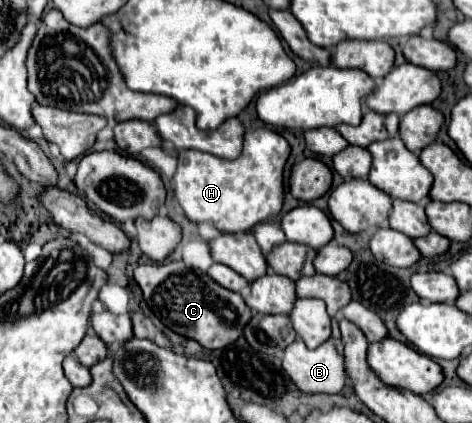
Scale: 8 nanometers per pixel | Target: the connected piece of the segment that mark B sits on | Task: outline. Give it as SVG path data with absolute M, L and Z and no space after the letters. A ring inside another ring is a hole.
M295 340L285 348L283 356L283 370L291 376L291 380L297 384L301 392L309 394L339 394L343 386L349 382L347 370L345 370L345 358L343 358L343 344L339 340L327 340L315 350L309 350L303 340Z

